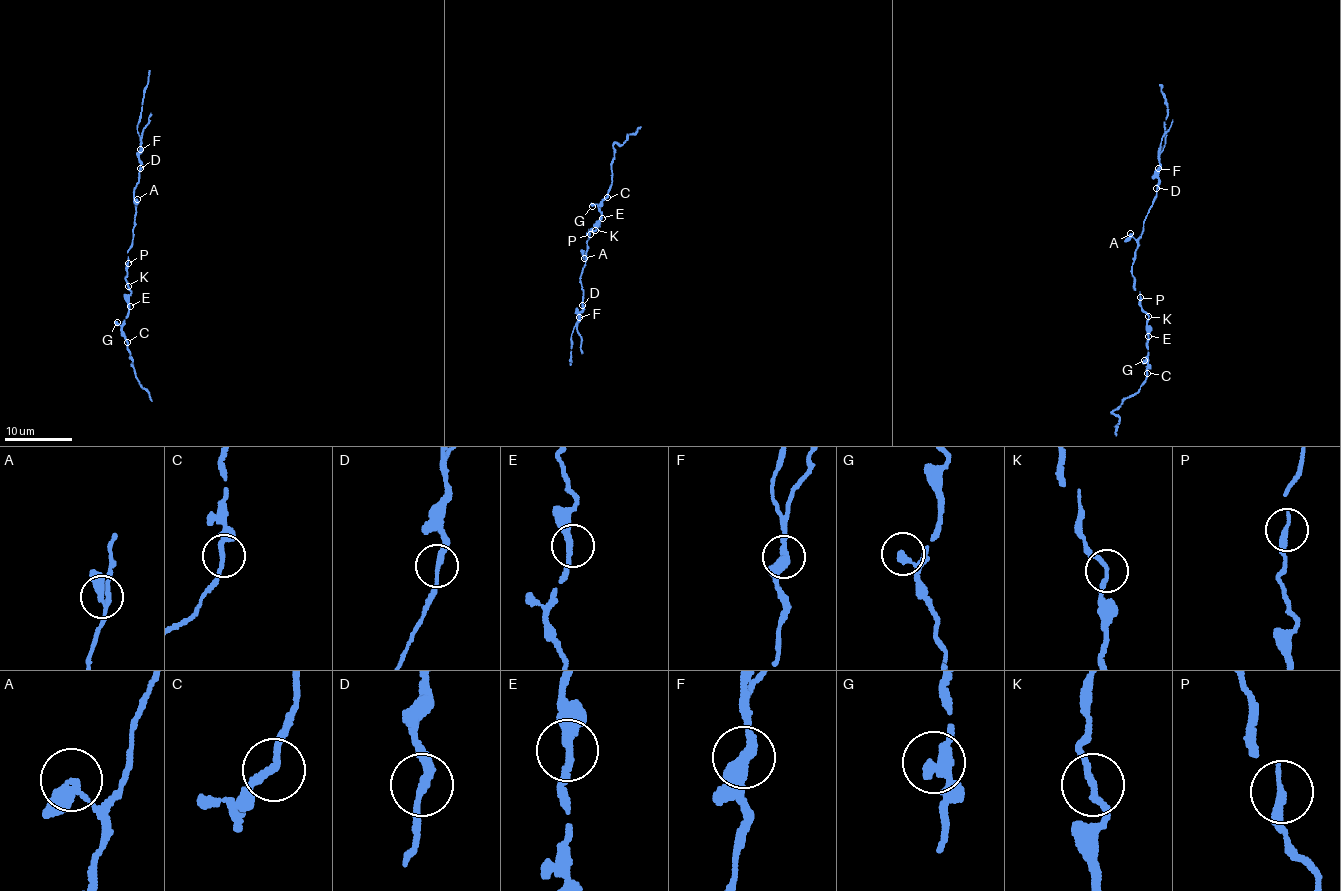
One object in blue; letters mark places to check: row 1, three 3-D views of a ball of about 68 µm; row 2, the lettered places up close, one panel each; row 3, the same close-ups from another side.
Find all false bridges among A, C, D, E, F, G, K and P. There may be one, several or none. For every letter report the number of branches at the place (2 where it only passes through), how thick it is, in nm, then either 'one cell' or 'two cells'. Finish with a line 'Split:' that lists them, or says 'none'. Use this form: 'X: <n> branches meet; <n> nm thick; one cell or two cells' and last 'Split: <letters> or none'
A: 2 branches meet; 320 nm thick; one cell
C: 2 branches meet; 200 nm thick; one cell
D: 2 branches meet; 240 nm thick; one cell
E: 2 branches meet; 240 nm thick; one cell
F: 2 branches meet; 400 nm thick; two cells
G: 1 branches meet; 280 nm thick; one cell
K: 2 branches meet; 180 nm thick; one cell
P: 1 branches meet; 320 nm thick; one cell
Split: F

